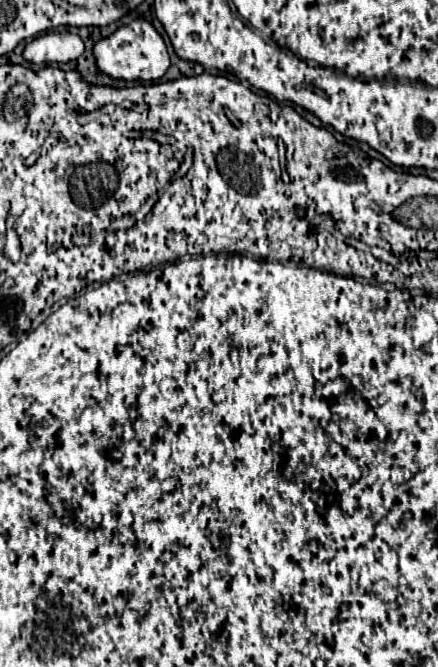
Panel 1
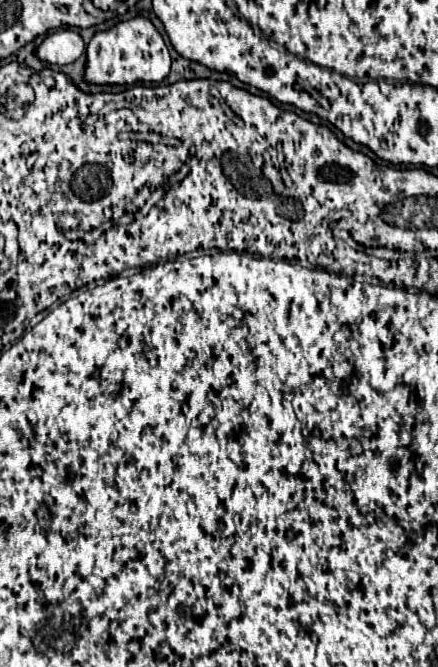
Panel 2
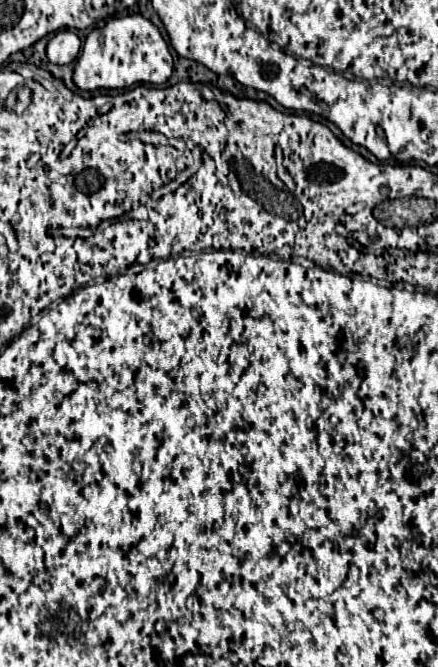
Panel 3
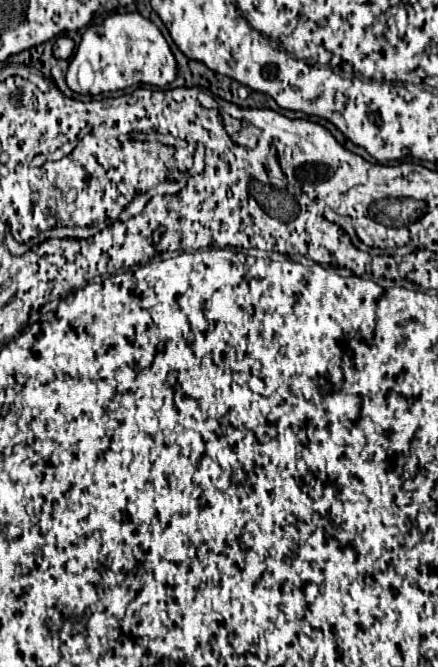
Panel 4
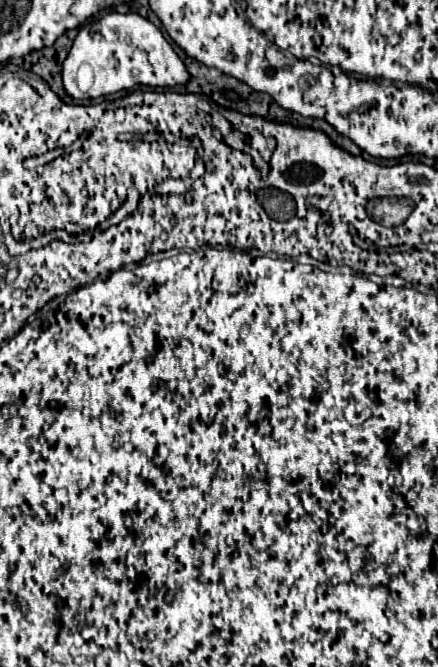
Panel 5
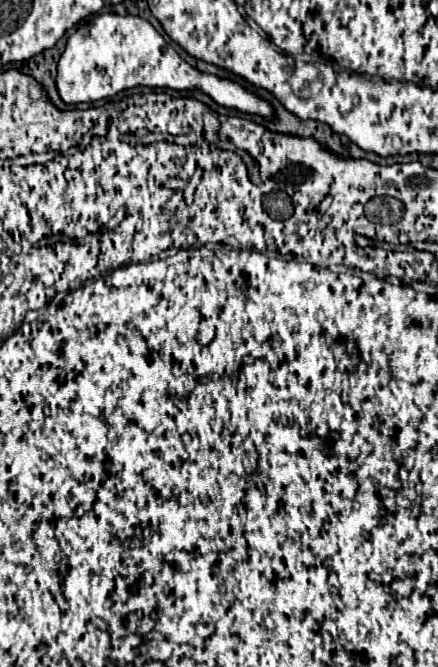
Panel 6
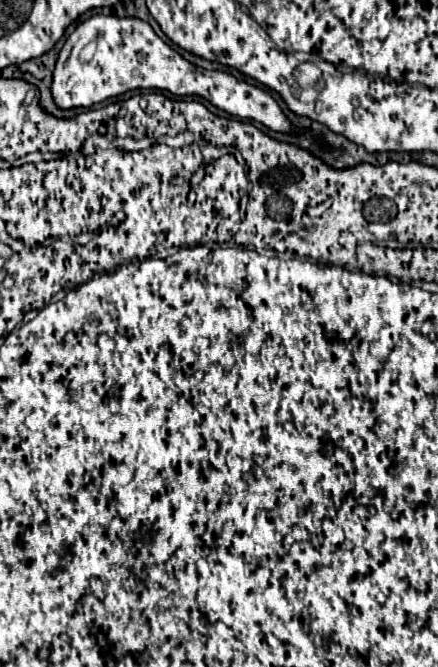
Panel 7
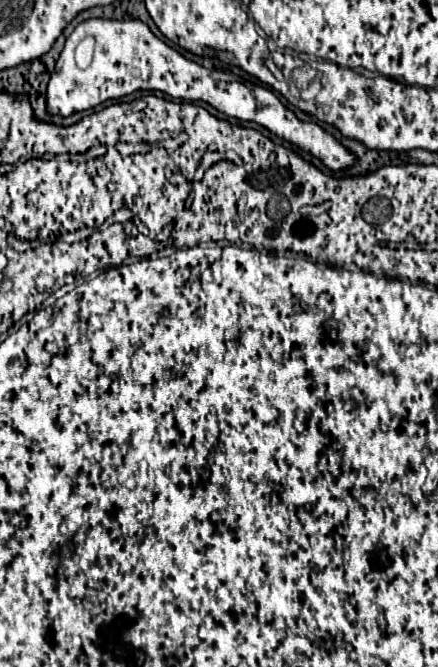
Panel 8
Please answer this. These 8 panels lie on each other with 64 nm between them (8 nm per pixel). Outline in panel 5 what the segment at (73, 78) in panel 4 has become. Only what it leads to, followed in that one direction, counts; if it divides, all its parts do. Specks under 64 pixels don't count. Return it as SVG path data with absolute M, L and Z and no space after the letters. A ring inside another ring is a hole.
M109 12L84 24L62 62L62 84L70 98L100 98L136 84L153 88L184 86L190 74L162 32L140 14Z

